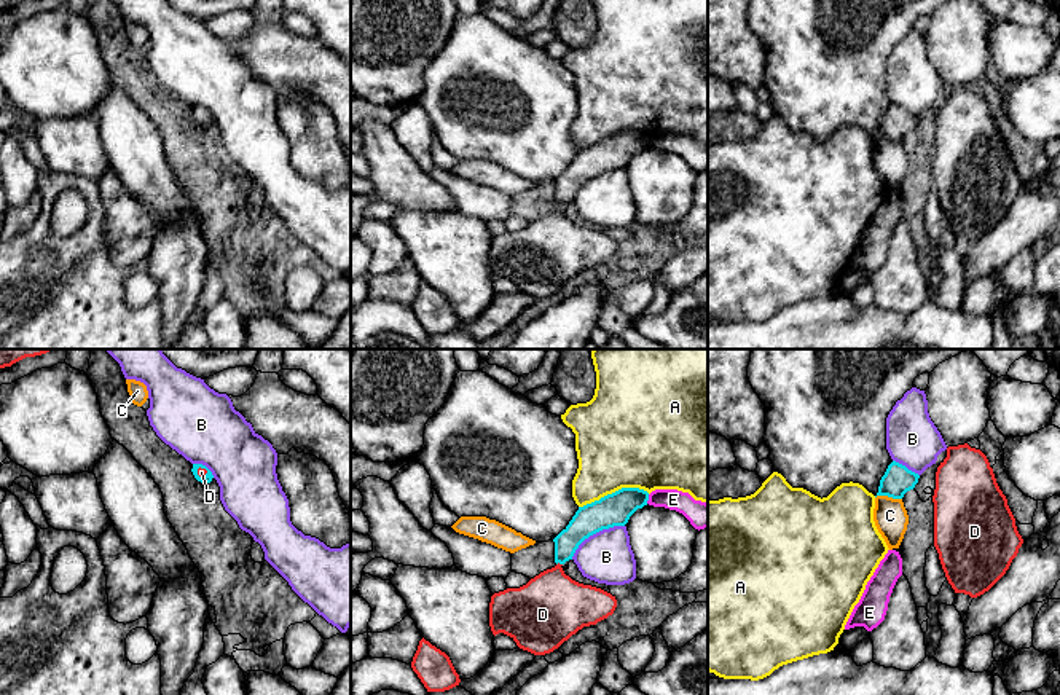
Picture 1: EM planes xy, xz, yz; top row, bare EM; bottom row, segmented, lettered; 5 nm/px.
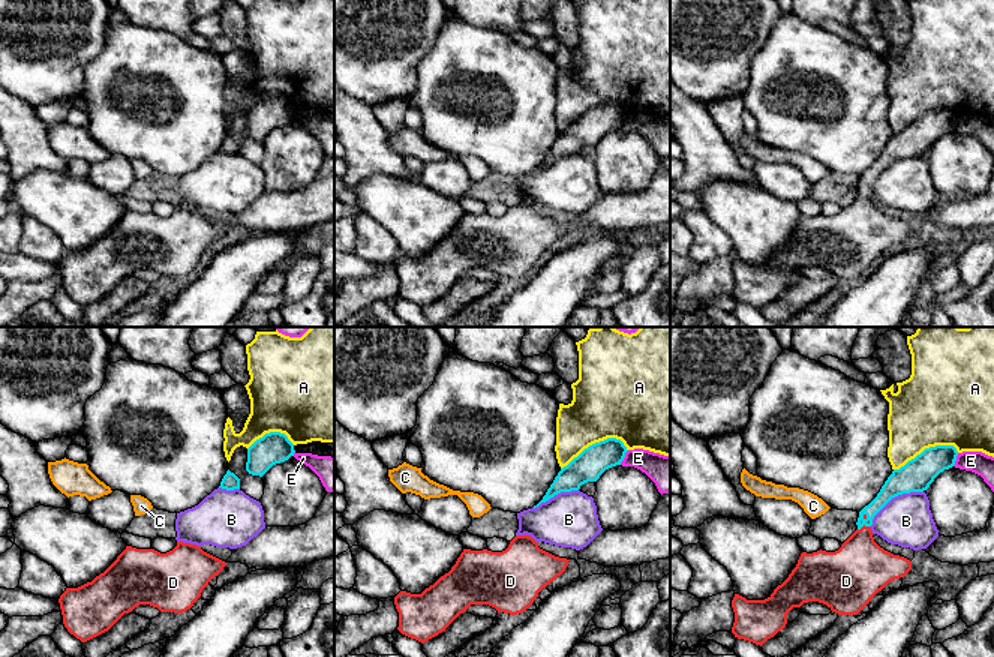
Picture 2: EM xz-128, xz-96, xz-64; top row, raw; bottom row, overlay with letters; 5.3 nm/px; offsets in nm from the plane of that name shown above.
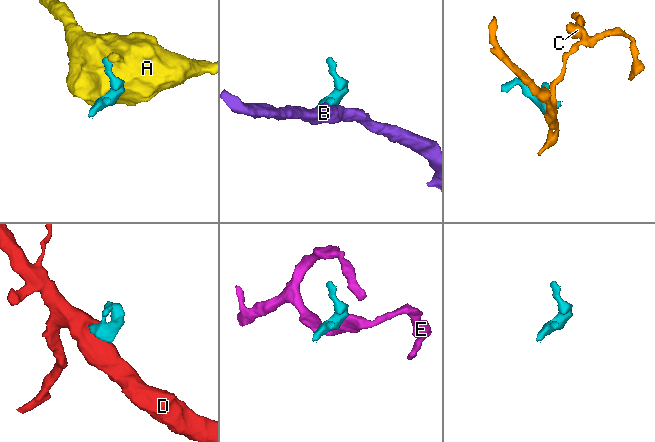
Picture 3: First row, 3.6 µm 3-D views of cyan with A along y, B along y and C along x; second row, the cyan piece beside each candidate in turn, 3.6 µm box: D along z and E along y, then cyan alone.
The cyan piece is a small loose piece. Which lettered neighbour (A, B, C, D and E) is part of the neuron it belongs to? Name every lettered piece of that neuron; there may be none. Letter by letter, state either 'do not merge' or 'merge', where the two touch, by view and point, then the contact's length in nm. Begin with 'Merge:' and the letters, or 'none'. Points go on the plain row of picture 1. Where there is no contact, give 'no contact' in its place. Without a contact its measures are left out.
Merge: D
A: do not merge; meets cyan in xz at (616, 134); contact 360 nm long
B: do not merge; meets cyan in xz at (595, 176); contact 320 nm long
C: do not merge; meets cyan in yz at (888, 139); contact 140 nm long
D: merge; meets cyan in xy at (206, 112); contact 70 nm long
E: do not merge; meets cyan in xz at (647, 142); contact 50 nm long

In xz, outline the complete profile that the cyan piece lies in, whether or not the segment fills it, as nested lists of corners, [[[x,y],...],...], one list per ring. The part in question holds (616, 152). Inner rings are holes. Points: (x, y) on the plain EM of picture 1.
[[[622,131],[591,147],[579,150],[569,167],[553,182],[556,209],[531,222],[520,231],[494,236],[489,245],[489,269],[493,277],[504,276],[516,289],[534,298],[545,298],[583,269],[596,268],[614,257],[617,242],[610,236],[583,228],[564,217],[563,207],[572,202],[579,188],[590,179],[614,169],[625,169],[630,159],[647,148],[649,135],[639,131]]]

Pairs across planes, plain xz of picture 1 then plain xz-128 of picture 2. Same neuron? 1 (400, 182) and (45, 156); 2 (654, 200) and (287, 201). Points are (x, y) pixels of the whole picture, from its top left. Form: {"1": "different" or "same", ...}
{"1": "same", "2": "different"}

